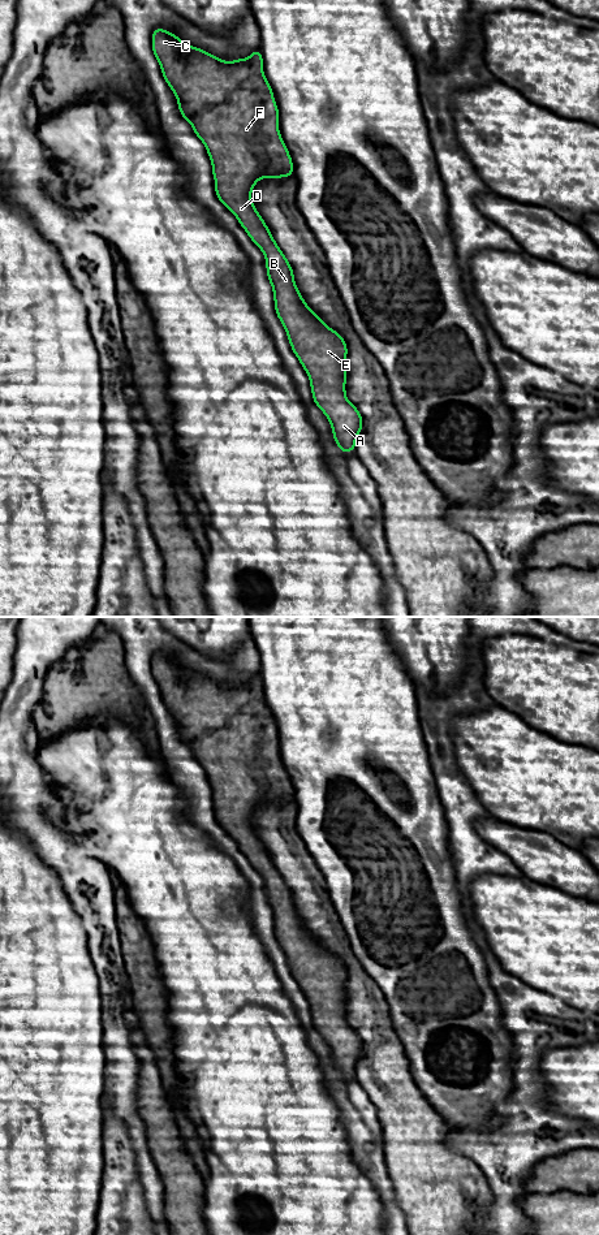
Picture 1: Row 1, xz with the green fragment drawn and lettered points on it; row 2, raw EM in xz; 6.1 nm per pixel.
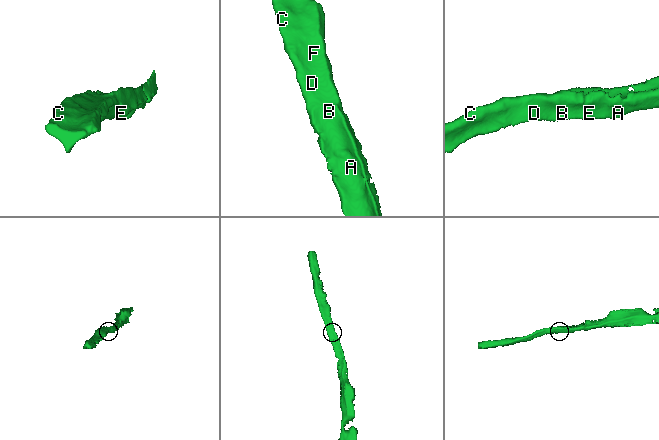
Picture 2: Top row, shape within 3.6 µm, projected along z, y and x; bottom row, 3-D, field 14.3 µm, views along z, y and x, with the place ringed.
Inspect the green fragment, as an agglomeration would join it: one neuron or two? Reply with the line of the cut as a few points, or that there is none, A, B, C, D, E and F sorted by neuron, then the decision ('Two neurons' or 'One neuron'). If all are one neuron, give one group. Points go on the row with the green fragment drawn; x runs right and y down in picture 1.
No split. Groups: A B C D E F. One neuron

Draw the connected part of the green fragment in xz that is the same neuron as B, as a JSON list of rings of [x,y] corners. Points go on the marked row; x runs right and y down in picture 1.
[[[161,27],[154,30],[151,42],[163,78],[177,98],[180,115],[193,126],[194,134],[207,150],[217,199],[236,216],[266,258],[276,315],[310,379],[313,401],[327,416],[333,440],[346,455],[355,450],[363,422],[358,409],[346,398],[346,342],[305,303],[290,263],[251,200],[253,187],[259,180],[293,176],[293,161],[279,131],[279,108],[263,72],[262,53],[257,49],[247,59],[224,61]]]

